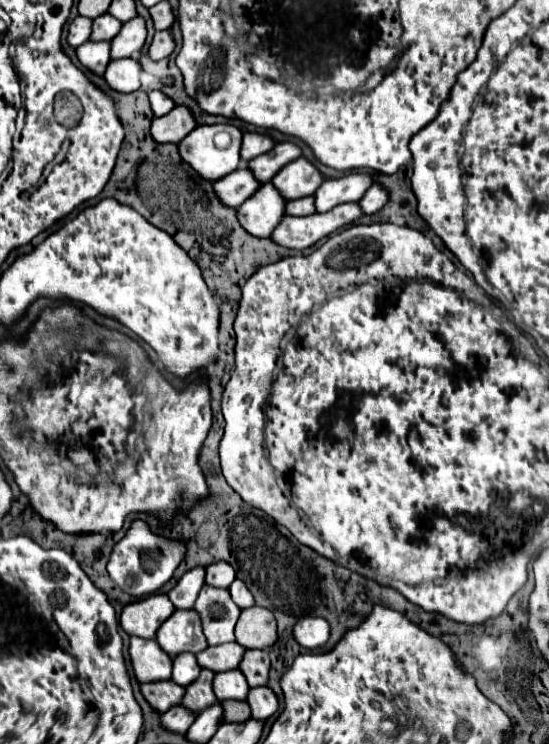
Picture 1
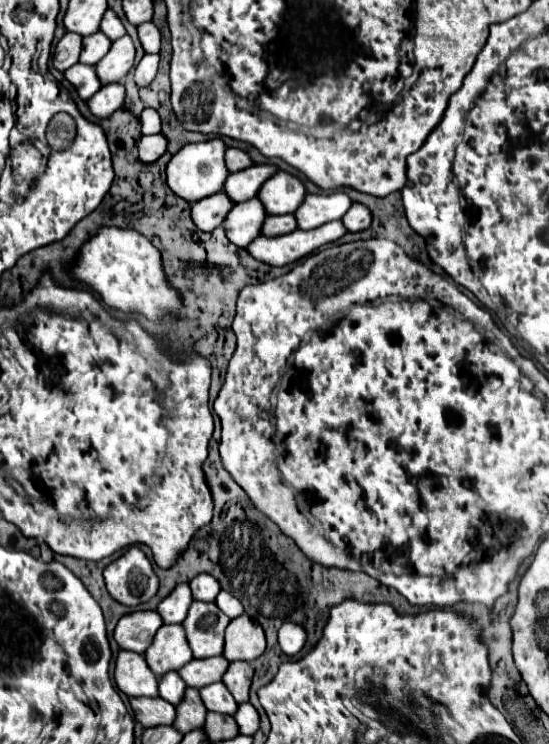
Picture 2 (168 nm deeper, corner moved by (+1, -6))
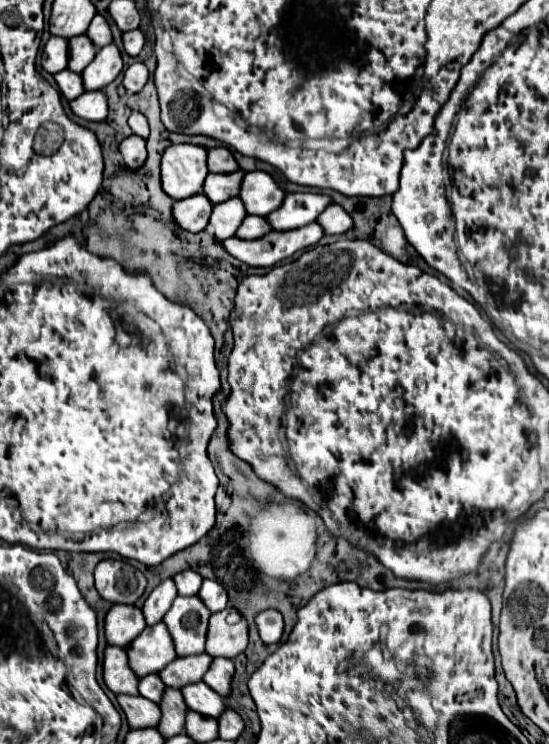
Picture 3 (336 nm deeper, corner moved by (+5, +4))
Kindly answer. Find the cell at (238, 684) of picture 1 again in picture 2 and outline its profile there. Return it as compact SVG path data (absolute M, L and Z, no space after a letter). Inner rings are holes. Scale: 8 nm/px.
M223 681L203 687L201 699L203 699L207 711L215 711L215 713L223 713L223 715L235 715L237 707L239 707Z

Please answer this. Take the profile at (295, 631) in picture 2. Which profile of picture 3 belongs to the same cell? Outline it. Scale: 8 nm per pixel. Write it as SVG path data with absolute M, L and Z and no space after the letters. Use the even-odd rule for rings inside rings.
M265 609L255 615L255 625L263 643L279 643L283 633L283 617L279 611Z

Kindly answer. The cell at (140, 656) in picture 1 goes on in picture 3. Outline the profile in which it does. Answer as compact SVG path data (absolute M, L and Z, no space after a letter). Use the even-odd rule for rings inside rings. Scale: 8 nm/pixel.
M107 647L103 657L103 681L115 695L135 695L137 677L127 665L127 653L121 647Z

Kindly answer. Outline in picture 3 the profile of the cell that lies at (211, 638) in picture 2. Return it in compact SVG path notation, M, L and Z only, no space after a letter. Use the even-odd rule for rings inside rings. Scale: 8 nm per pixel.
M177 597L163 617L175 645L177 657L199 655L205 651L205 633L211 613L197 597Z

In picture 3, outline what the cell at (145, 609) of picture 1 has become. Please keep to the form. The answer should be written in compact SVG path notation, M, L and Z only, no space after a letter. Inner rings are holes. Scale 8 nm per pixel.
M113 605L105 615L107 645L127 647L145 629L145 619L135 605Z

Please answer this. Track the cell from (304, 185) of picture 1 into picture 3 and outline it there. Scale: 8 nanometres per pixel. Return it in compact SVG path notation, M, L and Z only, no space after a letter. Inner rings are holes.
M251 171L243 175L239 199L245 205L247 215L265 217L267 213L281 207L285 193L279 189L275 179L265 171Z

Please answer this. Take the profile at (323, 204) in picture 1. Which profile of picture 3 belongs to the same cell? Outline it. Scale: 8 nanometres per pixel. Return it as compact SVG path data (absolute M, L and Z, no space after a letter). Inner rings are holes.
M289 193L279 209L269 213L265 221L271 225L273 231L289 231L303 225L313 223L323 209L329 205L327 195L317 193Z

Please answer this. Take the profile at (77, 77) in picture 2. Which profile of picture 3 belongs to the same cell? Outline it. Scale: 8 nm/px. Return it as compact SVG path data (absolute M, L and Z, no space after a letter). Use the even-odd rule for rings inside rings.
M63 69L61 73L55 75L55 83L59 87L59 93L67 99L73 101L83 93L83 79L77 73L69 73L67 69Z

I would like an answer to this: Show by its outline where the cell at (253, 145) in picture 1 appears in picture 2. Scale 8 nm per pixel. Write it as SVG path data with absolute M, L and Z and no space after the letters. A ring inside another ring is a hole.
M227 149L227 153L225 153L225 163L227 163L227 167L229 167L229 171L231 173L235 173L235 171L241 171L241 169L247 169L247 167L251 167L253 165L253 159L251 159L251 155L247 153L247 151L243 151L243 149Z

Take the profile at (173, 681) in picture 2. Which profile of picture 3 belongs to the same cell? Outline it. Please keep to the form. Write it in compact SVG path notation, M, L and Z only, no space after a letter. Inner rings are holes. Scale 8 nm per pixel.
M155 673L149 675L149 677L139 679L139 695L145 697L145 699L159 703L163 691L165 691L165 685L161 685L161 679Z

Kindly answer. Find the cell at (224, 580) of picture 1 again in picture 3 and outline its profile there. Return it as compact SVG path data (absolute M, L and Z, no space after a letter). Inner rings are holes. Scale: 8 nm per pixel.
M181 571L173 577L173 581L177 585L179 595L197 595L197 589L201 587L203 577L195 571Z

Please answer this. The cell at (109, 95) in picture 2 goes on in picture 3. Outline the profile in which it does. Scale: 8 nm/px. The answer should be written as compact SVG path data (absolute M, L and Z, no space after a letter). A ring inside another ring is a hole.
M103 91L83 93L81 97L73 99L69 105L71 105L71 111L85 121L105 121L107 117L107 103L105 103Z

